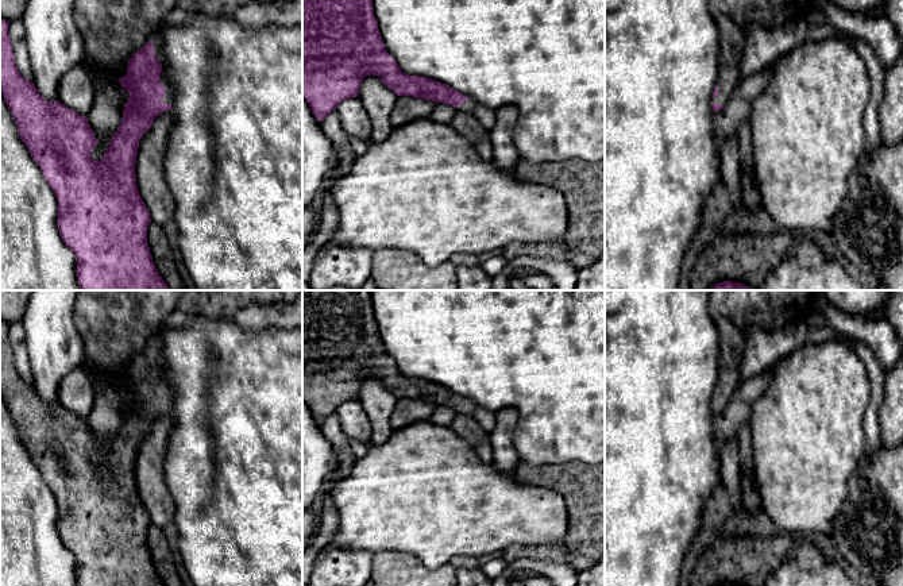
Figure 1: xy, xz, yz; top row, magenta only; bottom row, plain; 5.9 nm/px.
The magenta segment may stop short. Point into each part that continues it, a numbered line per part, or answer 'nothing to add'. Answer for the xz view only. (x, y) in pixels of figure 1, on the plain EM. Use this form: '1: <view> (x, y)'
1: xz (470, 407)

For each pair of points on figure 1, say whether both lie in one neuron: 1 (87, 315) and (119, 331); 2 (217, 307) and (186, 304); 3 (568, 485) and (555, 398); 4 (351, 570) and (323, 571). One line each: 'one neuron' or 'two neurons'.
1: one neuron
2: one neuron
3: two neurons
4: one neuron

